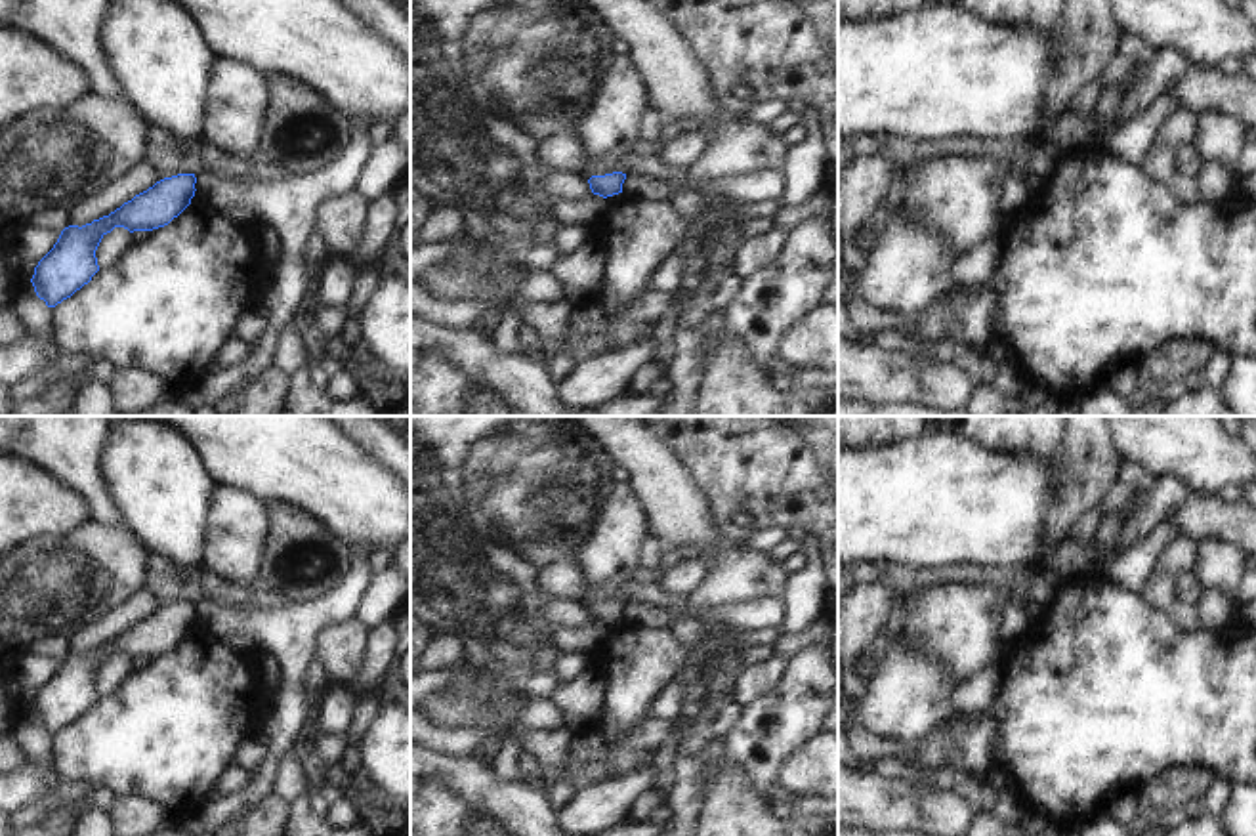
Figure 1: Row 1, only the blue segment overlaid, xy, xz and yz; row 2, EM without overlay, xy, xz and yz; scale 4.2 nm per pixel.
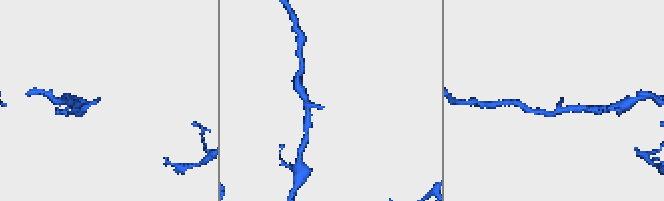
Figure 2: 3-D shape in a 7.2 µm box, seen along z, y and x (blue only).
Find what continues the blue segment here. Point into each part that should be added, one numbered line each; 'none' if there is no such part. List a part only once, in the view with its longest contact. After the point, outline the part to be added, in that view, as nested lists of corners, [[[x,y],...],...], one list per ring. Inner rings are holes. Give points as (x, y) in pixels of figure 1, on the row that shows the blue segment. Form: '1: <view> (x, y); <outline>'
none

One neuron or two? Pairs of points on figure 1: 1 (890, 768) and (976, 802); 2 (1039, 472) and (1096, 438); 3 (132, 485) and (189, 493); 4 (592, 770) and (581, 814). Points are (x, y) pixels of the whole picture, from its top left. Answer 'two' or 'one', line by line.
1: one
2: two
3: one
4: two

